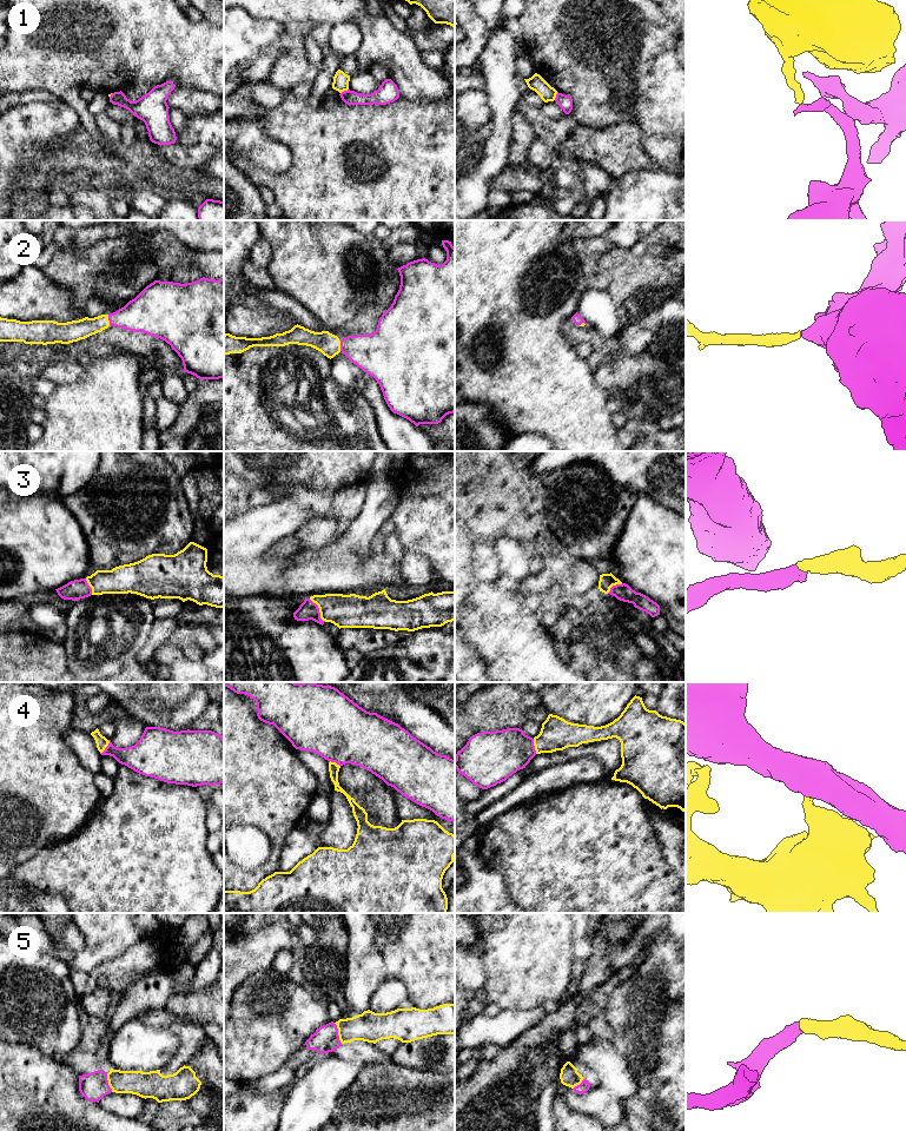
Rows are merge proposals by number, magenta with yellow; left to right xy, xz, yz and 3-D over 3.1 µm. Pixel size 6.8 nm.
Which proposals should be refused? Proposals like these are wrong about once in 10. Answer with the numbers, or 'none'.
1

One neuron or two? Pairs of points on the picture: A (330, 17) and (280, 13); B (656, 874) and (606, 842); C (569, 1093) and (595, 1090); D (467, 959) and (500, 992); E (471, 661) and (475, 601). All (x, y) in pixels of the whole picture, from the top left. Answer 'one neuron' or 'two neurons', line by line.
A: one neuron
B: one neuron
C: one neuron
D: two neurons
E: two neurons

